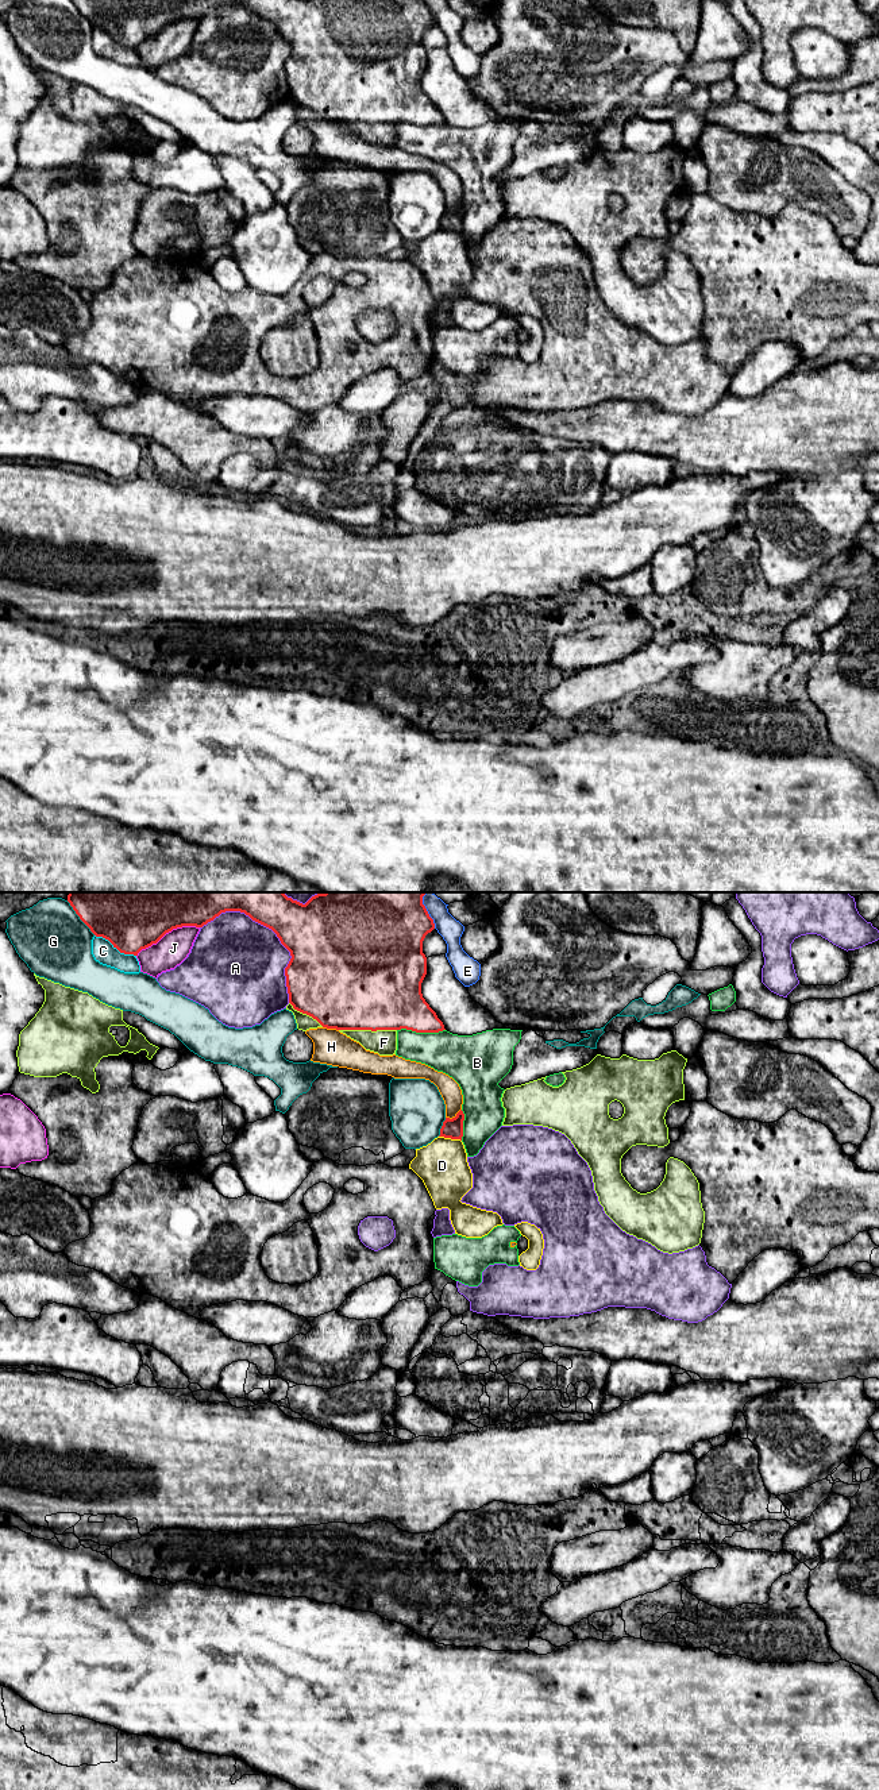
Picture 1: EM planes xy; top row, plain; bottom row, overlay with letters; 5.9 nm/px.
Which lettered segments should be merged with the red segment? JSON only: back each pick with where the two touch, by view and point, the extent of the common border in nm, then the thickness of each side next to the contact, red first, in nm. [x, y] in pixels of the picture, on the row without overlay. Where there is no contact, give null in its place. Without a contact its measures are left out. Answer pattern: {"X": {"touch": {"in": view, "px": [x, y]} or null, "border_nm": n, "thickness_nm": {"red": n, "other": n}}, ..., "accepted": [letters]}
{"accepted": []}

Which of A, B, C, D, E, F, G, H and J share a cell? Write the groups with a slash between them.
A / B / C / D / E / F / G / H / J

